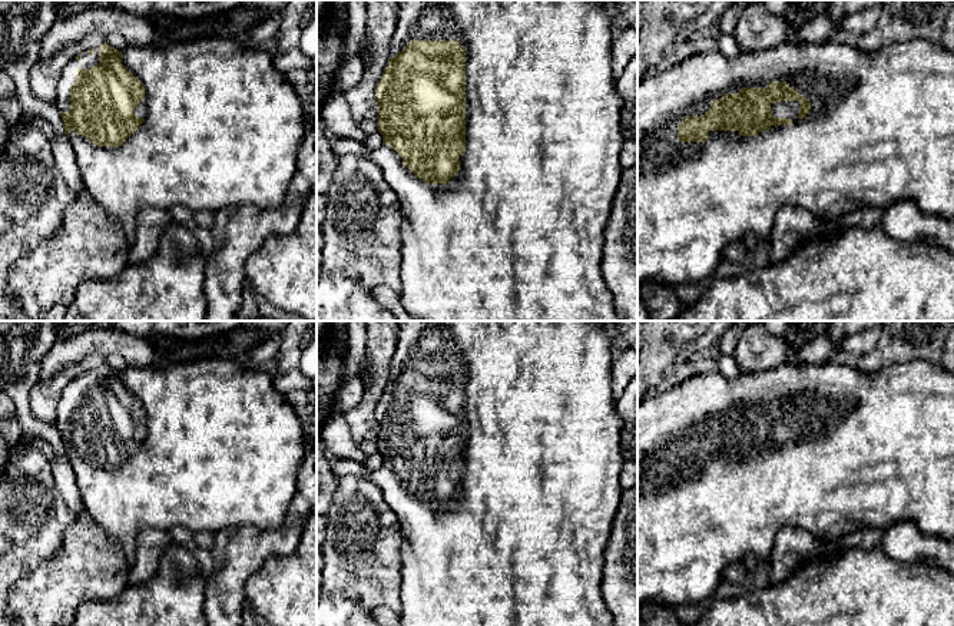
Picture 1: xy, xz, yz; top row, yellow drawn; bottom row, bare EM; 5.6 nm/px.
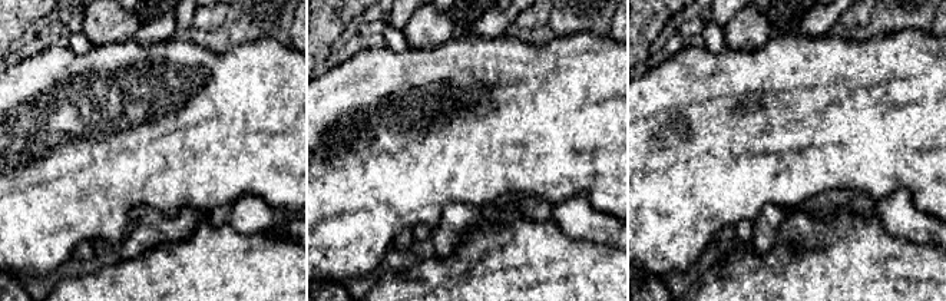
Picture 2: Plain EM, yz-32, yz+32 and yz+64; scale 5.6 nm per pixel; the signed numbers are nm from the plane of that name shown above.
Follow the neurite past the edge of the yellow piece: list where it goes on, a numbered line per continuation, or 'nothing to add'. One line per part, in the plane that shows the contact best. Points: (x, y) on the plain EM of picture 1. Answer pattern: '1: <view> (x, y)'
1: yz (881, 447)

